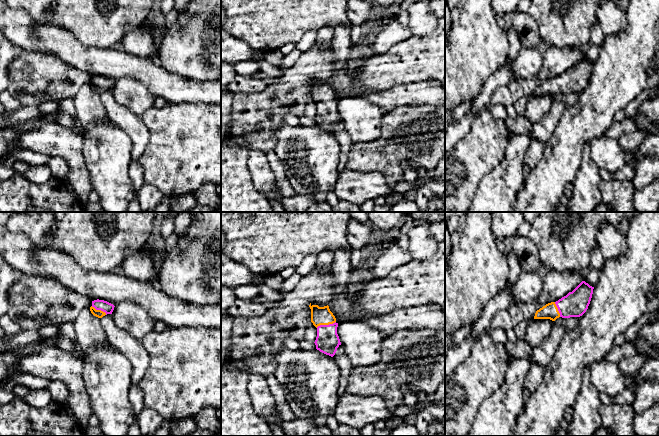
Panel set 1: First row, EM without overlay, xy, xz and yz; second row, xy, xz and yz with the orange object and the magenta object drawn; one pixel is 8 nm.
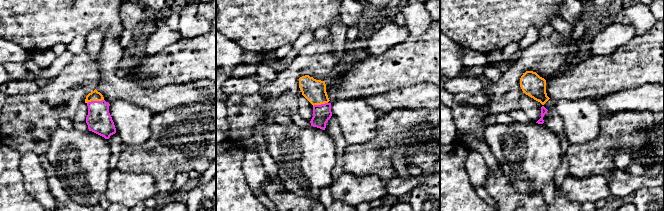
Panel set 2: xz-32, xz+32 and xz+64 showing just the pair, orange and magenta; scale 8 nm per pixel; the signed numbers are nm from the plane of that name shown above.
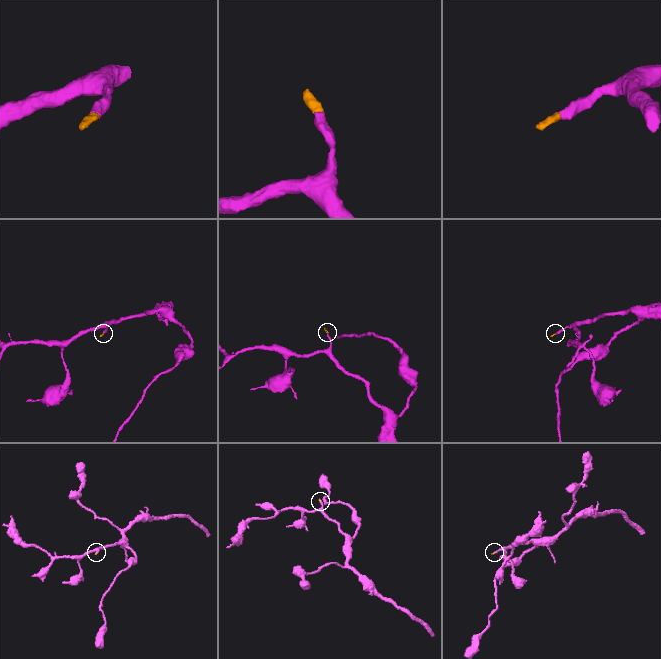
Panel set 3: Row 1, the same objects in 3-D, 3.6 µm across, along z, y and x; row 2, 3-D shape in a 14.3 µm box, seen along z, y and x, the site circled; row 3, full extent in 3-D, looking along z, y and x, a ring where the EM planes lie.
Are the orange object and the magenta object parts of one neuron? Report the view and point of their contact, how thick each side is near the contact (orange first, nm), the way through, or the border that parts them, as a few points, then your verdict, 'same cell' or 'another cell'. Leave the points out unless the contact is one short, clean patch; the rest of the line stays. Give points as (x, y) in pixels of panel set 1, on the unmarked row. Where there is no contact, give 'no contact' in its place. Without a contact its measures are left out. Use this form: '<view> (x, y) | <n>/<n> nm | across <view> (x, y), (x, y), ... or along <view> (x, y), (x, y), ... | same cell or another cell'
xz (325, 100) | 140/190 nm | across xz (319, 91), (325, 100), (327, 117) | same cell

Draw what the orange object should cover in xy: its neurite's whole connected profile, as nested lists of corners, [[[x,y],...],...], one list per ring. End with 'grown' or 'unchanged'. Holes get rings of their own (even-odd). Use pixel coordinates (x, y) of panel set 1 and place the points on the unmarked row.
[[[97,75],[92,77],[92,82],[90,83],[90,87],[94,92],[102,94],[107,90],[112,90],[114,83],[115,82],[113,80],[107,77]]] | grown

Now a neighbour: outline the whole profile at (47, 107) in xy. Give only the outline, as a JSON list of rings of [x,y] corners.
[[[59,100],[45,101],[45,102],[40,103],[37,107],[40,112],[46,113],[46,114],[54,113],[60,110]]]

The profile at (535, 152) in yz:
[[[531,138],[530,146],[524,156],[524,163],[533,169],[544,155],[545,143],[540,139]]]

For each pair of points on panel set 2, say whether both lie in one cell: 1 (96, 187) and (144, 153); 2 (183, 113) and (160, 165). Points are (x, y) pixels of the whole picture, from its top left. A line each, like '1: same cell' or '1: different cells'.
1: different cells
2: same cell

